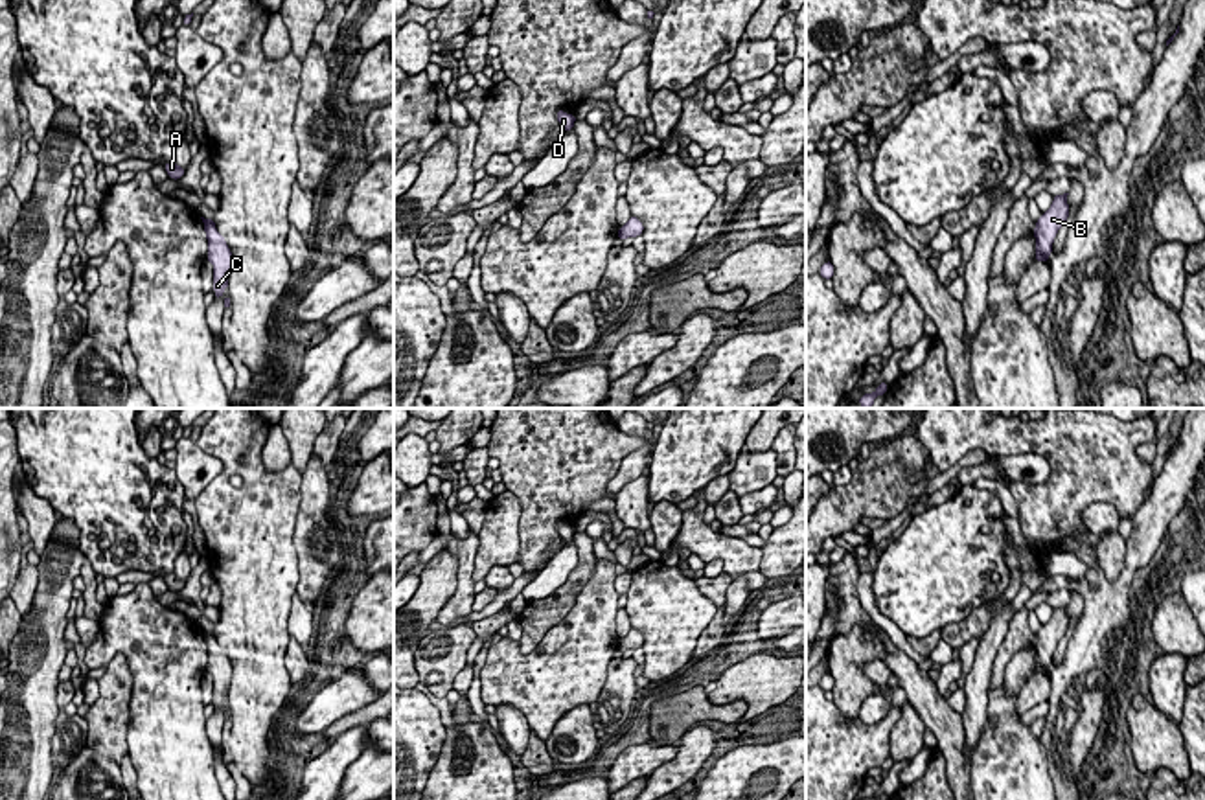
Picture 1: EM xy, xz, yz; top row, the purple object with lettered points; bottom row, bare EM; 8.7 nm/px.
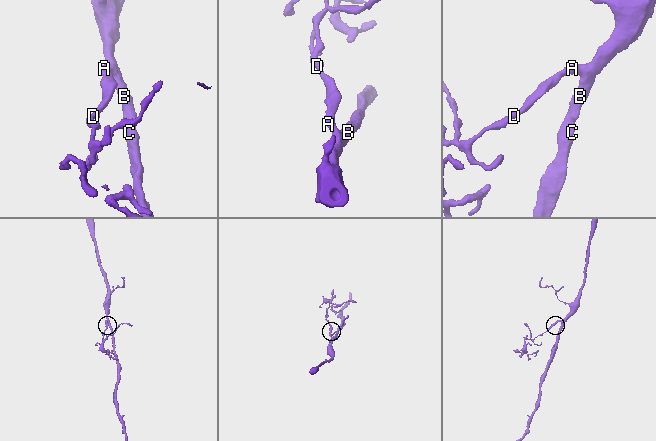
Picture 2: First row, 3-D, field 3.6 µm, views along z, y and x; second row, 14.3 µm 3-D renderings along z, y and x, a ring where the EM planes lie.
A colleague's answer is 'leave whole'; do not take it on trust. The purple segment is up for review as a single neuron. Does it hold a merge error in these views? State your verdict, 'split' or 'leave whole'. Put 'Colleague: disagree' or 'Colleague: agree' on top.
Colleague: agree
leave whole

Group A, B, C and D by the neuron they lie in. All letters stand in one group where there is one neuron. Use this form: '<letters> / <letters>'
A B C D

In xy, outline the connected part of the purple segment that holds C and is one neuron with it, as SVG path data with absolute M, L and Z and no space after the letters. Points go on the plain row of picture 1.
M204 631L204 644L208 651L206 671L213 677L213 703L215 712L223 708L223 703L228 701L228 688L232 680L232 664L226 657L226 651L217 644L213 631Z

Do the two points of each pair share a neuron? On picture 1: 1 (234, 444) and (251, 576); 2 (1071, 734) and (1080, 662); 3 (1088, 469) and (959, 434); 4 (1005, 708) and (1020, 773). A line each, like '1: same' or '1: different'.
1: same
2: same
3: same
4: same

